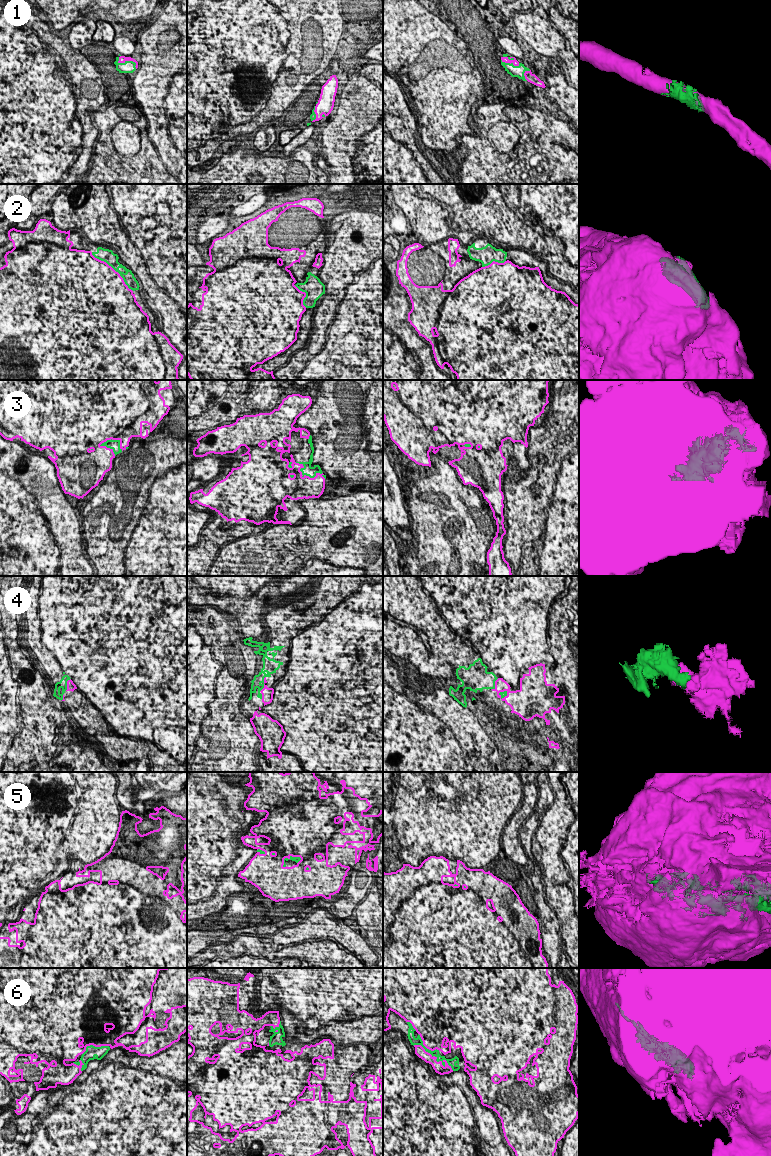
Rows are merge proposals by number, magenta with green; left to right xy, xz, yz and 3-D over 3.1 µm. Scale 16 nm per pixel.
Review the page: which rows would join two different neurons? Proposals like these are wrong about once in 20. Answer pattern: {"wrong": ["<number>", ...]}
{"wrong": []}

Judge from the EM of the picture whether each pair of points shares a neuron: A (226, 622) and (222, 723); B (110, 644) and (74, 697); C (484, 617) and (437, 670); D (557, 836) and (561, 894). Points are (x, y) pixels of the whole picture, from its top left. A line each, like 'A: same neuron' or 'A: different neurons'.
A: same neuron
B: same neuron
C: same neuron
D: same neuron

